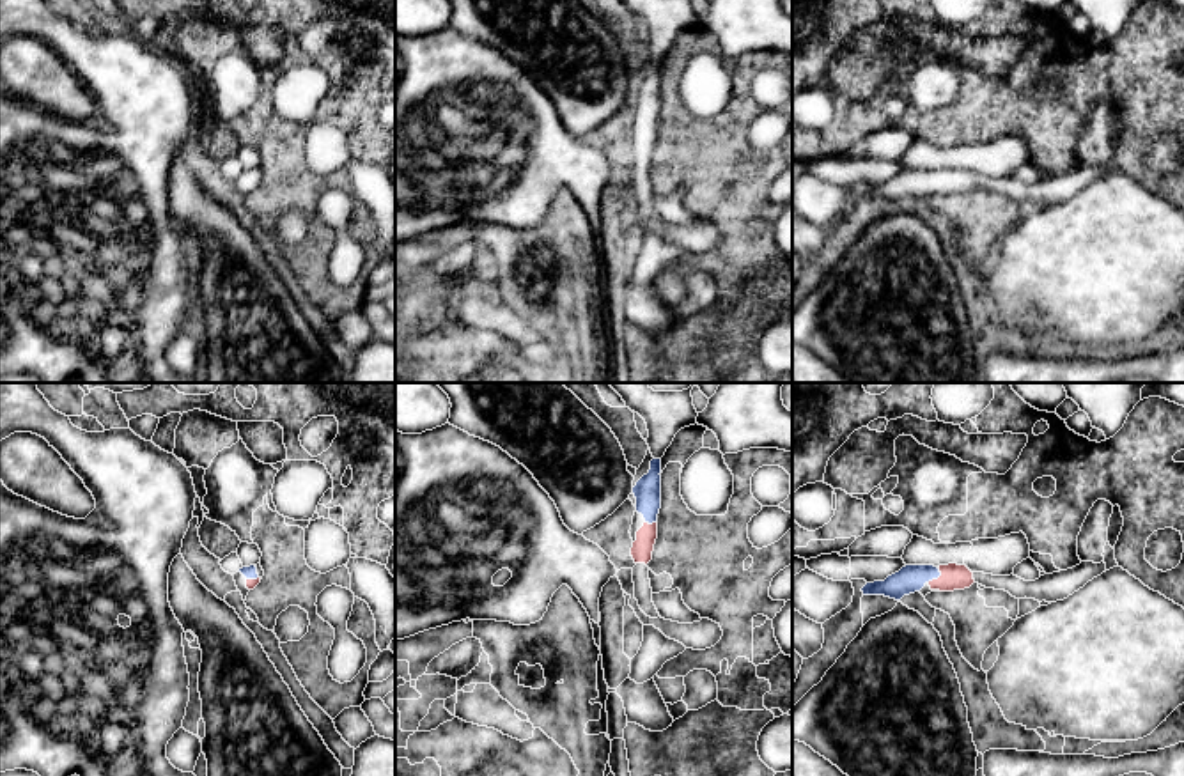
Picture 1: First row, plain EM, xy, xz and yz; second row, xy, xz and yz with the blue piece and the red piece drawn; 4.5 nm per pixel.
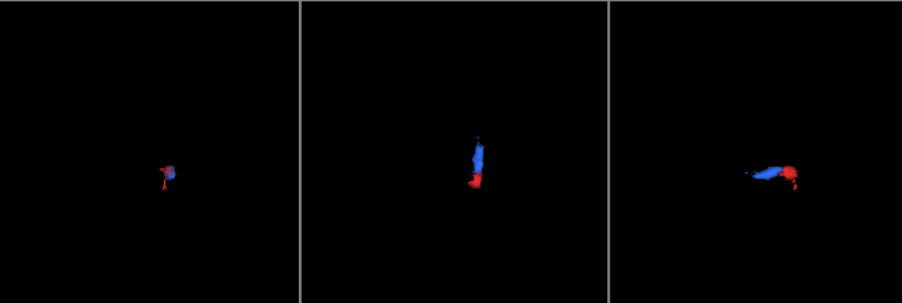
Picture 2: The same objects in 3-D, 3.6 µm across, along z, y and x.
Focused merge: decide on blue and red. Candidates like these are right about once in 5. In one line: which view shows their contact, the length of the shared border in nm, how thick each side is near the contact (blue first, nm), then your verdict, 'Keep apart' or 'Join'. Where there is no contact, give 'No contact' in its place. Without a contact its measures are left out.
Touches blue in yz. Shared border 90 nm. Thickness 130 nm (blue) against 120 nm. Join

